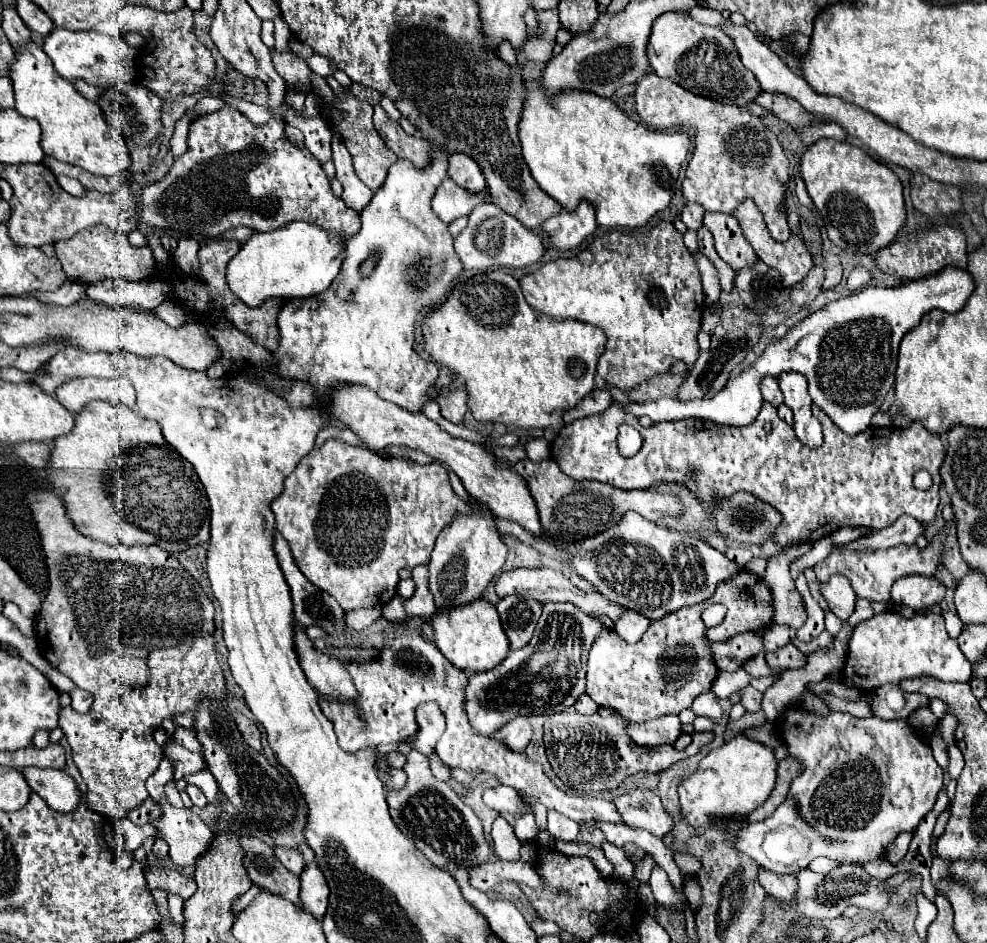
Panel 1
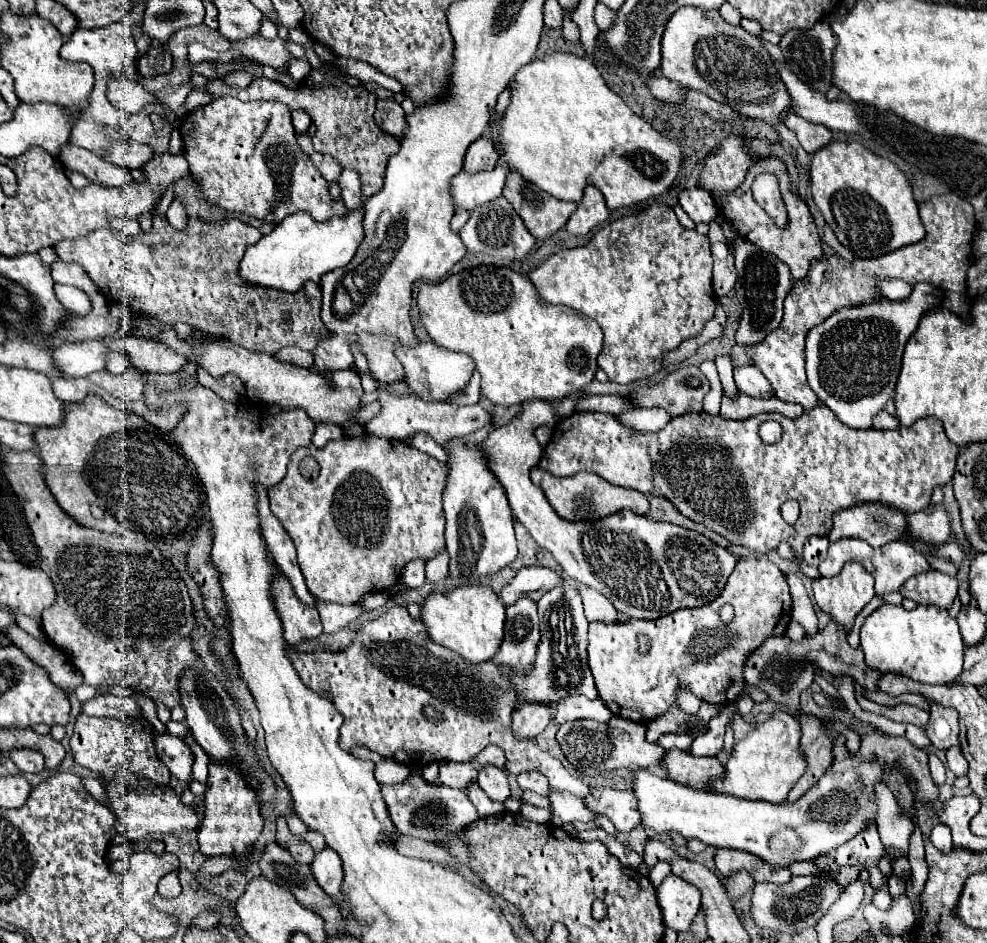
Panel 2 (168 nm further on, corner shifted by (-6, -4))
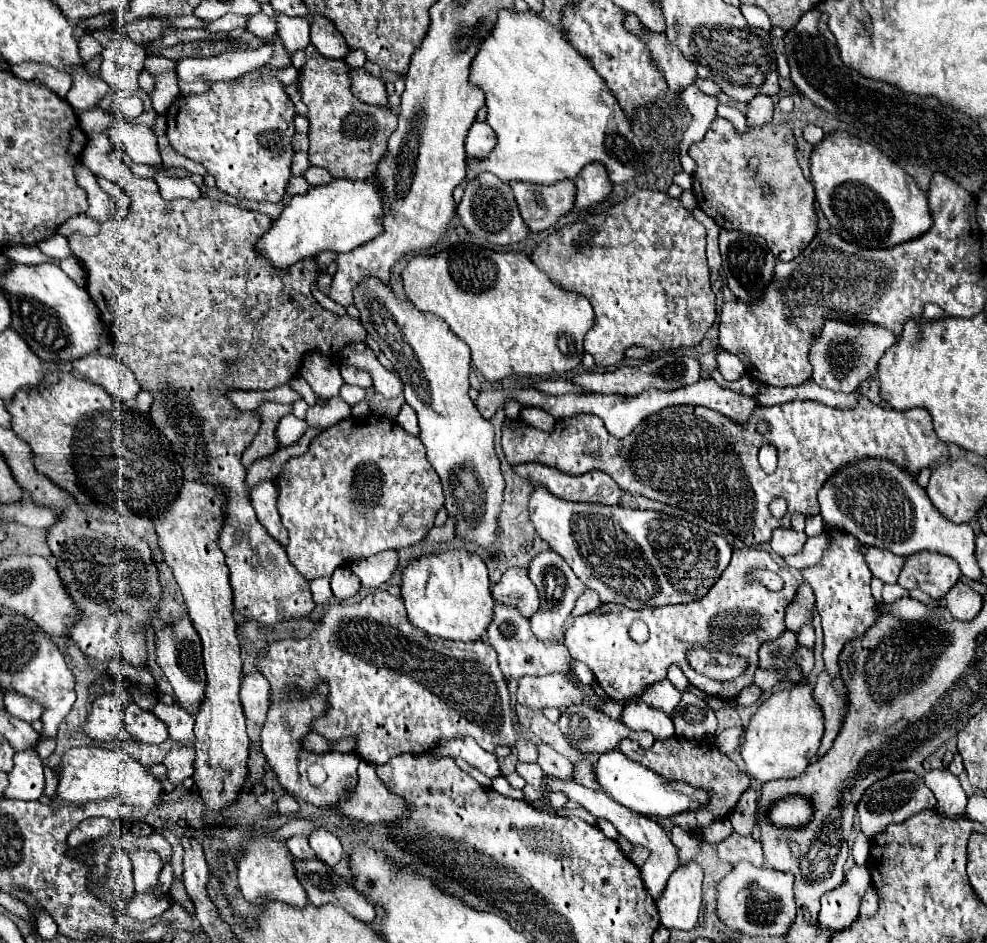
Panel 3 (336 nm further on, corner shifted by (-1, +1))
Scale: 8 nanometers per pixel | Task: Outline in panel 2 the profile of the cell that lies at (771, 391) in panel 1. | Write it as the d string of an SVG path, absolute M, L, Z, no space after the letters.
M754 365L736 367L734 381L736 381L736 387L750 397L772 397L774 395L770 383L766 381L766 377L762 377L758 369L754 369Z

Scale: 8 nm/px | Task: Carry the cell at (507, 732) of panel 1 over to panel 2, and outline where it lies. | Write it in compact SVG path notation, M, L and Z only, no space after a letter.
M520 701L512 713L512 727L516 737L534 739L538 733L544 731L544 727L552 719L552 705L550 703L528 703Z

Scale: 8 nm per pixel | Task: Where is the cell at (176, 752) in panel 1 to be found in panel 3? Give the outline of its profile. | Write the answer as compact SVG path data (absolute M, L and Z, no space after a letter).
M129 702L125 708L125 730L141 742L163 744L169 738L167 726L151 712L141 710L135 702Z

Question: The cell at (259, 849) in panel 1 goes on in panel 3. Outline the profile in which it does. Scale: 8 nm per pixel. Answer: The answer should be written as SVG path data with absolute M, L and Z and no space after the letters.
M295 860L293 862L297 880L307 892L307 898L313 906L323 906L335 902L335 906L345 908L353 918L371 924L375 918L373 906L357 896L353 886L347 886L333 868L325 868L325 864L313 860Z

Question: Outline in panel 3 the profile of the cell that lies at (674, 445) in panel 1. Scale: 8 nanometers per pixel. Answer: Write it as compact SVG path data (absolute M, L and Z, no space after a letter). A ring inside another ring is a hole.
M867 396L861 398L861 404L853 412L829 408L817 402L789 402L781 406L759 406L753 410L747 424L737 424L723 414L709 410L705 406L671 406L653 416L649 416L635 432L623 440L611 436L601 424L601 418L595 414L577 414L573 418L563 418L555 422L553 432L543 432L537 428L525 426L521 420L507 422L503 426L503 452L511 466L539 462L545 466L553 466L565 474L585 474L589 470L607 472L625 492L641 494L645 498L685 508L693 516L699 516L723 532L733 534L747 546L765 544L771 540L773 530L791 528L791 516L795 512L803 516L819 514L817 492L825 486L825 482L843 470L845 466L853 466L859 460L879 458L897 464L901 470L909 472L913 478L923 470L931 468L935 462L949 458L947 444L941 442L931 426L931 414L925 408L913 408L905 412L885 410L869 402ZM759 420L767 420L771 424L769 434L757 434L755 426ZM763 444L773 444L777 448L779 466L773 474L765 474L757 462L757 452ZM775 498L785 498L789 504L789 512L777 520L769 512L769 504Z

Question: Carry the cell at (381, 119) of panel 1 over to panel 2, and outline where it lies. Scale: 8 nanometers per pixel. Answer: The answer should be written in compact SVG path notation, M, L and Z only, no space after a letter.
M378 99L374 119L386 133L402 139L402 127L406 125L406 119L404 119L404 111L400 103L392 99Z

